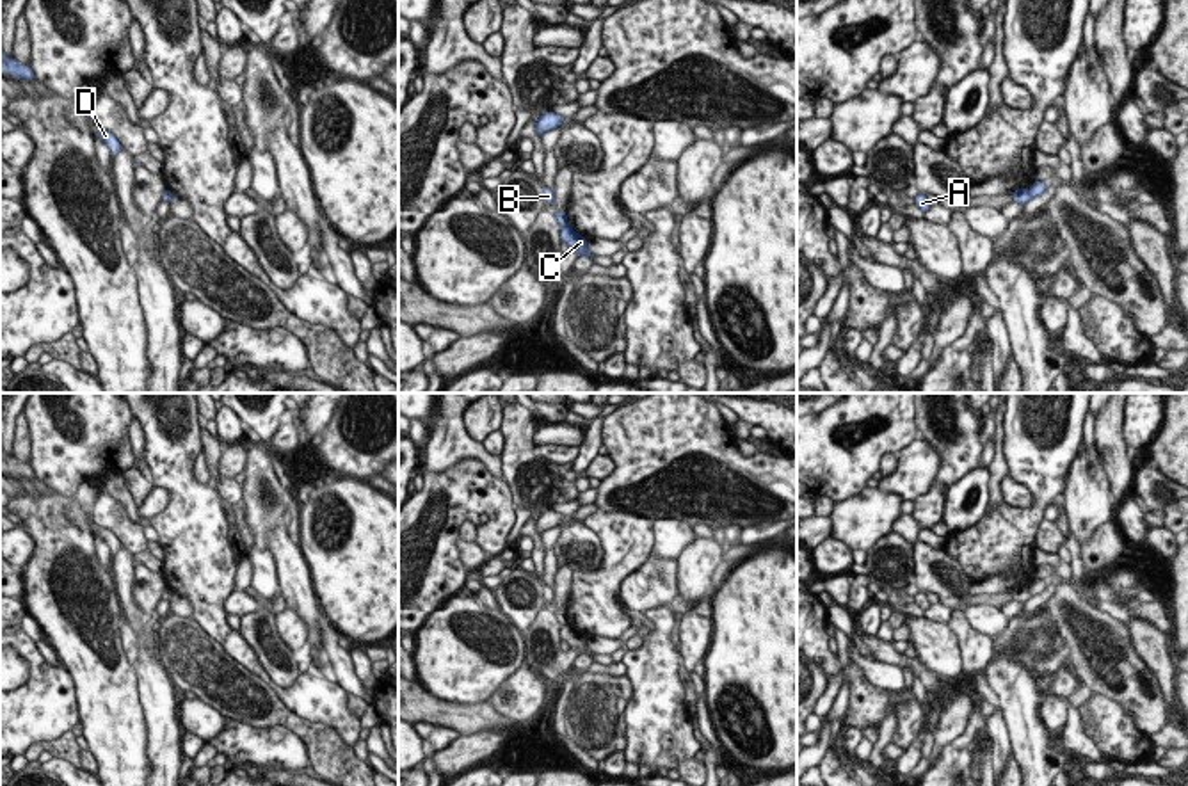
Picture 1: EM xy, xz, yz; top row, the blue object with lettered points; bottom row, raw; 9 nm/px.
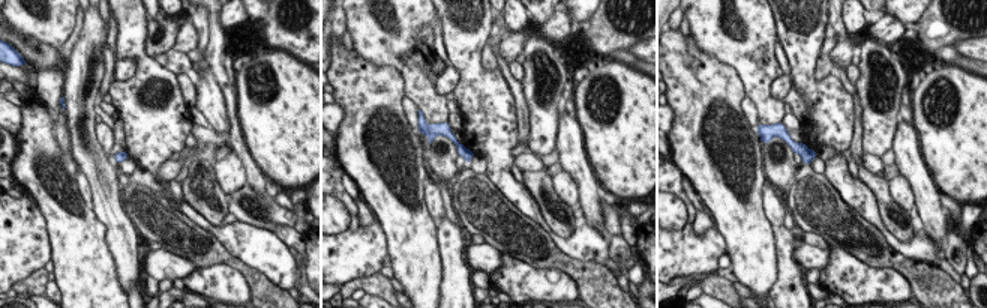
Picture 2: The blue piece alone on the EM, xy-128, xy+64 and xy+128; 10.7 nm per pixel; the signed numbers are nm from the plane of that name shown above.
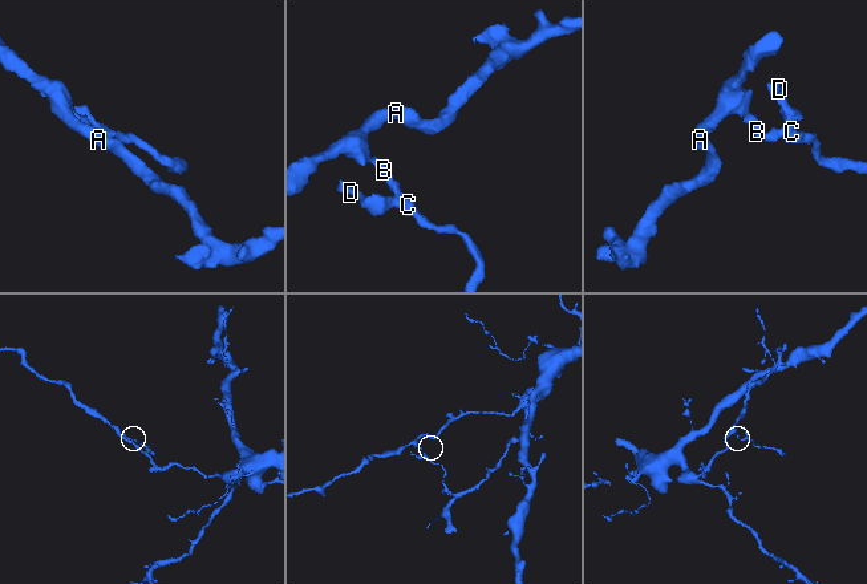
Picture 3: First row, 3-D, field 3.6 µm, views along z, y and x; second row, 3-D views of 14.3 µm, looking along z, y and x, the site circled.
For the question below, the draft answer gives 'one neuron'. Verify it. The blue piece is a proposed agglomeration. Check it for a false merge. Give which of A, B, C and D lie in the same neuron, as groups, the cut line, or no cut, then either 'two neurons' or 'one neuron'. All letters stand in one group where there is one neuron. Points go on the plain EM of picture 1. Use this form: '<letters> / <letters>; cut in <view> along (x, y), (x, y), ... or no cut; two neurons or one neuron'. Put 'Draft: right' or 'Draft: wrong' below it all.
A B / C D; cut in yz along (1027, 587), (1032, 596); two neurons
Draft: wrong

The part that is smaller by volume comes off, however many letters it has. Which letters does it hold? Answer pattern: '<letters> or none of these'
C, D

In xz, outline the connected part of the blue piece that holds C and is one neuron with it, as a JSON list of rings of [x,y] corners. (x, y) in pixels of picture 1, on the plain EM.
[[[564,624],[560,630],[560,640],[566,640],[571,649],[576,649],[580,654],[589,654],[594,658],[594,653],[589,649],[589,638],[574,630],[573,624]]]

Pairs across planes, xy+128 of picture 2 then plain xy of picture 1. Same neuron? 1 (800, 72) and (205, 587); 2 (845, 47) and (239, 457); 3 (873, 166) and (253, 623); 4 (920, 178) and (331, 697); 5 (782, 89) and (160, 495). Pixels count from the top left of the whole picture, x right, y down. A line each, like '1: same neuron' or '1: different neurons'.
1: same neuron
2: same neuron
3: different neurons
4: different neurons
5: same neuron

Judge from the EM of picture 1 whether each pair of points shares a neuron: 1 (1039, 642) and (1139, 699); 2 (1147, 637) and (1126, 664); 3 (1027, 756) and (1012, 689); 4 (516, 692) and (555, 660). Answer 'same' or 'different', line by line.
1: different
2: different
3: same
4: different

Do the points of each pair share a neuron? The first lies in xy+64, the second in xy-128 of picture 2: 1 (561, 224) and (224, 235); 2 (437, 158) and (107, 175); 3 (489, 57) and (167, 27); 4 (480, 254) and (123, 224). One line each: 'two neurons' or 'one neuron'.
1: two neurons
2: two neurons
3: one neuron
4: two neurons

